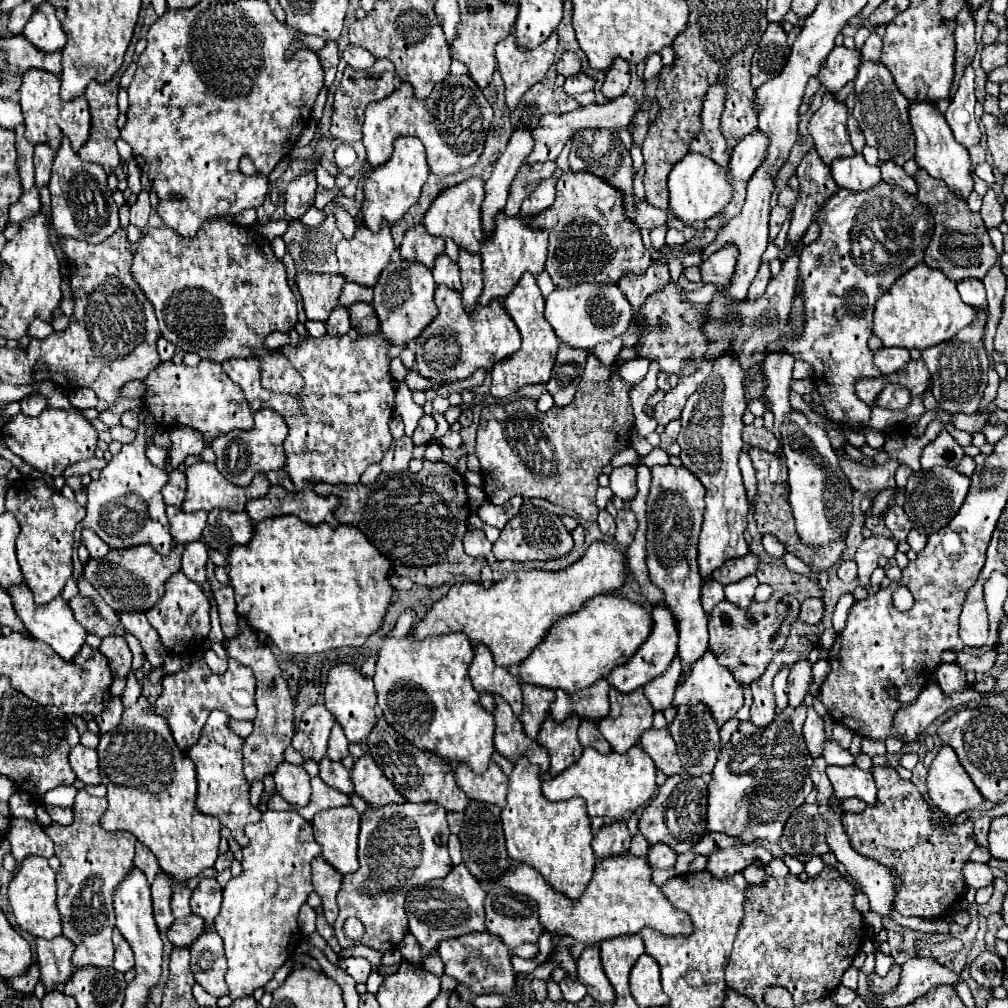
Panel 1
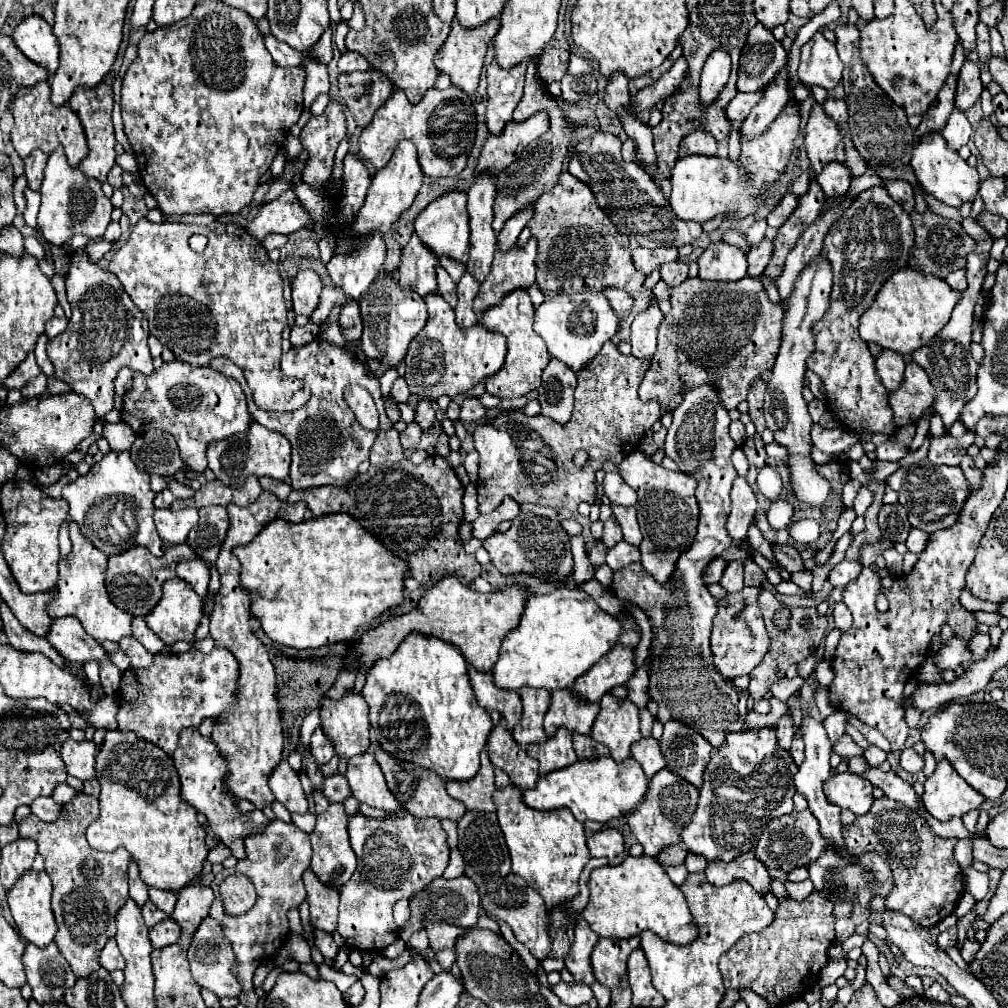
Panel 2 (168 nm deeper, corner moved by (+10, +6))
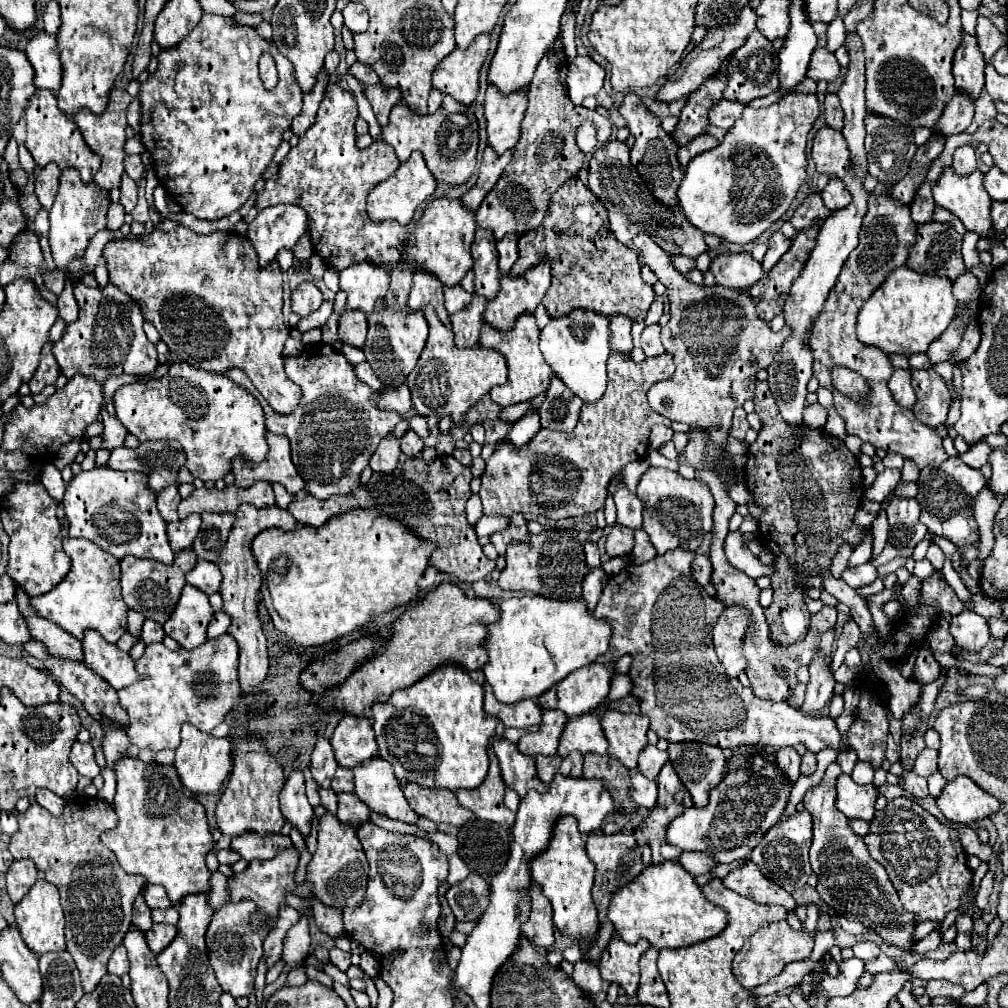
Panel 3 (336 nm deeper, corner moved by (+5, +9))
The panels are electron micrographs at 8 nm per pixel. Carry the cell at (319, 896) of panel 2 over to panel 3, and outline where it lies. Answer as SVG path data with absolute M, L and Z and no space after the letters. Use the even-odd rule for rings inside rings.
M316 896L310 900L312 904L312 914L314 920L318 924L318 928L328 934L328 936L338 936L344 932L342 928L342 910L334 908L334 906L326 906L324 902L320 902Z

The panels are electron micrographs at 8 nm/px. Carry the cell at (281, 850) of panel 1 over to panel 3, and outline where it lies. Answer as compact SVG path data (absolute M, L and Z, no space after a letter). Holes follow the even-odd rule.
M288 846L276 858L272 858L272 860L252 860L244 872L228 876L226 884L228 884L230 902L240 902L244 898L252 898L258 906L258 910L250 918L252 930L264 930L266 928L270 932L276 926L278 910L286 902L286 892L292 892L292 894L296 894L300 898L308 898L308 900L312 898L312 882L304 880L302 884L296 884L296 880L294 880L296 870L298 870L298 860L300 860L298 848Z

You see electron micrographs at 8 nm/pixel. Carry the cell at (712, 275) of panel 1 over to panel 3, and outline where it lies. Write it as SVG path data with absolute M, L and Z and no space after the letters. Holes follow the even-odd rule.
M750 252L718 254L712 260L710 270L716 278L716 284L728 288L748 288L764 276L760 262L756 262Z

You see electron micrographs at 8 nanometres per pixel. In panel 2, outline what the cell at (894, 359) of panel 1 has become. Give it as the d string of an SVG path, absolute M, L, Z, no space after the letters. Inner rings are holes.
M883 349L881 355L877 357L877 373L887 391L899 389L899 383L903 383L903 371L905 371L903 357L895 351Z

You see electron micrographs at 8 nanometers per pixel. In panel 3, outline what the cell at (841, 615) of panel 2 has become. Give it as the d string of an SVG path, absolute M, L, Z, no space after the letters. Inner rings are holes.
M850 618L850 620L844 624L844 628L842 628L840 636L838 636L838 646L836 646L836 652L832 654L832 670L838 670L838 666L844 662L844 654L846 654L850 648L858 646L858 642L860 642L860 628L858 628L858 624Z

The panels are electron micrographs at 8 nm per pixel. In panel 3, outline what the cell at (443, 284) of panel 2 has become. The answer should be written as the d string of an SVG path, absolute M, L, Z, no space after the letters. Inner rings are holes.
M444 286L444 304L448 314L454 314L458 310L462 310L464 306L468 306L468 302L472 300L472 294L468 294L466 290L462 290L460 286Z

